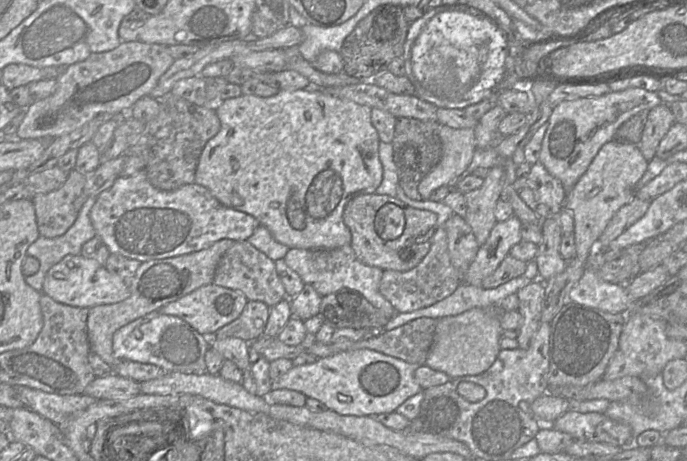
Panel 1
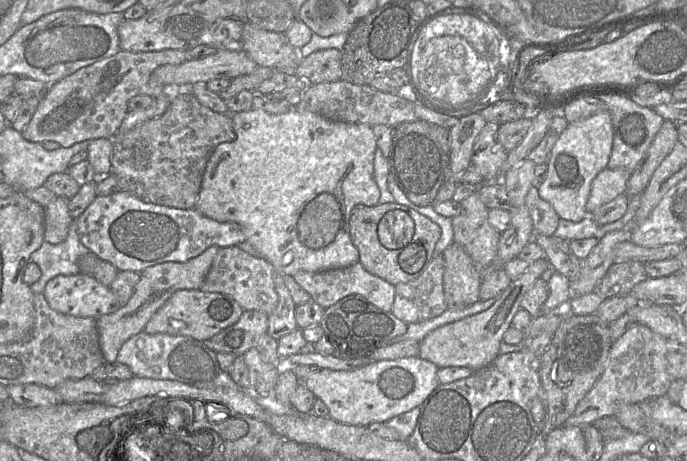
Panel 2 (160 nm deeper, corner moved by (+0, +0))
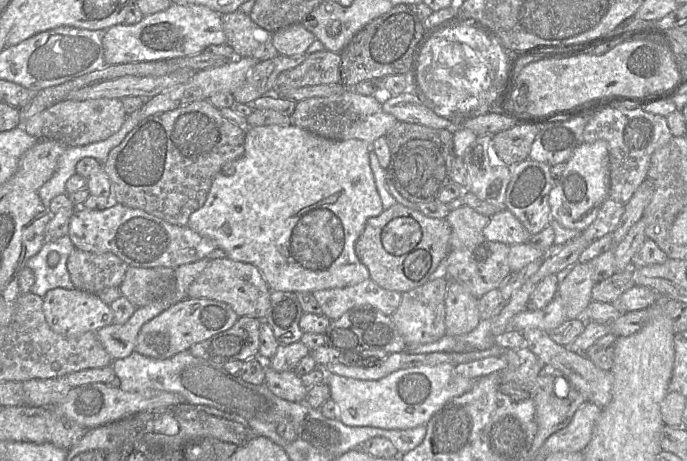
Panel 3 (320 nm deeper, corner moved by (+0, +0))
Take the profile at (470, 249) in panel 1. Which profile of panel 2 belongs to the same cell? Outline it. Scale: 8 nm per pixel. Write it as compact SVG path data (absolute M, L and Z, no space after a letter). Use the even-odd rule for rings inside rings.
M453 242L444 250L443 258L447 307L465 308L479 301L481 277L463 247Z

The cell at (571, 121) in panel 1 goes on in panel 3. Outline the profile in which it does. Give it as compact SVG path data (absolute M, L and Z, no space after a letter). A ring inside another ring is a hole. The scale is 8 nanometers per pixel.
M597 140L593 143L581 143L565 164L565 170L549 193L551 217L563 227L576 229L581 233L593 223L601 205L609 197L609 153L607 142Z

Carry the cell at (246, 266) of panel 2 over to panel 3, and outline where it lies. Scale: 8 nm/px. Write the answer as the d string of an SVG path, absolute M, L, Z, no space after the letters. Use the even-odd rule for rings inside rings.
M223 257L210 260L206 268L190 285L188 298L207 298L221 301L228 304L239 317L249 316L264 320L270 308L271 292L256 266Z

